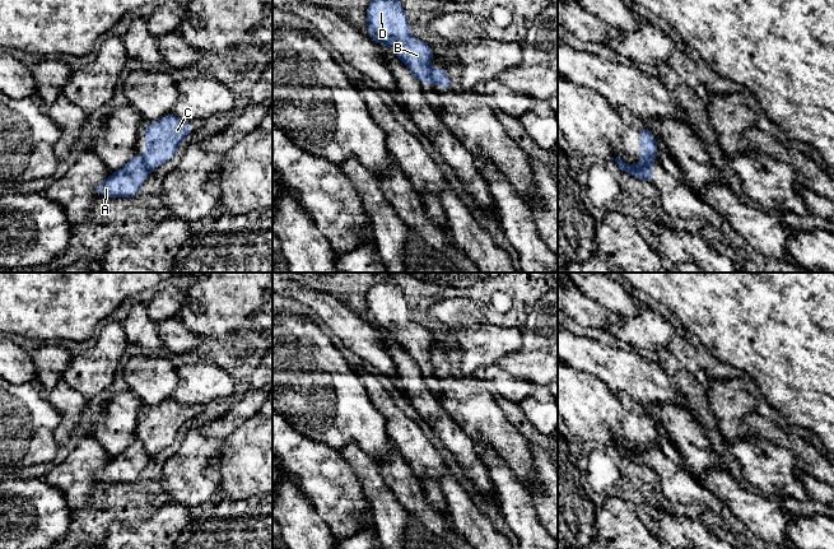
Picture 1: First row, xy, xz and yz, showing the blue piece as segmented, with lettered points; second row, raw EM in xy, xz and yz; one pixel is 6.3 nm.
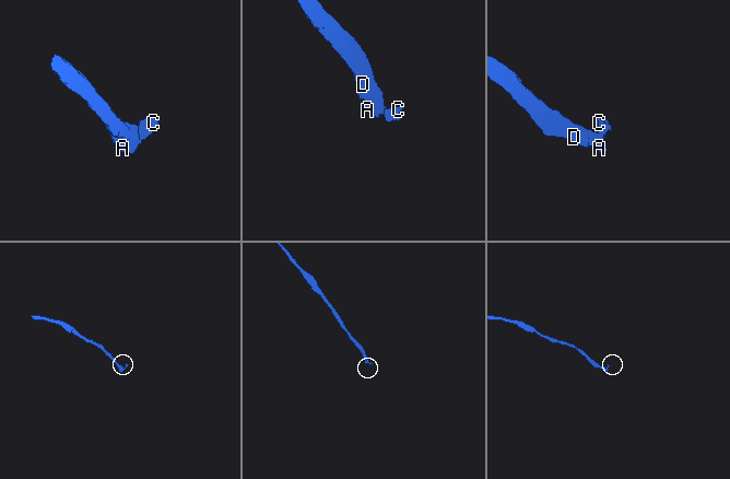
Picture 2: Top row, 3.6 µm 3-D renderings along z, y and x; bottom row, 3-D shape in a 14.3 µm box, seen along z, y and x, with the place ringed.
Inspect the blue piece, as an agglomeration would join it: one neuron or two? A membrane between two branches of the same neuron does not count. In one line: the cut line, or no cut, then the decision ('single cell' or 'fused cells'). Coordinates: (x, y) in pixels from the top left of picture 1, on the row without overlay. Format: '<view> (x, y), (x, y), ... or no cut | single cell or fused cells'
yz (652, 446), (639, 450) | fused cells

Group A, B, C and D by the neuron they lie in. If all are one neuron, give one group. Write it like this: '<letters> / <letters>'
A B D / C

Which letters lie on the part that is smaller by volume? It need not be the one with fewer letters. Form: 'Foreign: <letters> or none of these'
Foreign: C

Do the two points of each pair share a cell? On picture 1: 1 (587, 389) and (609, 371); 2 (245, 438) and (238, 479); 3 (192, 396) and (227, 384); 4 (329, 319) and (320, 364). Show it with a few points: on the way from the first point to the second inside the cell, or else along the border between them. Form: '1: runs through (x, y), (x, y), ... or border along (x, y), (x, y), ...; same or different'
1: border along (572, 367), (597, 376), (616, 395); different
2: runs through (245, 449), (245, 469); same
3: runs through (201, 387), (205, 384), (218, 384); same
4: border along (316, 320), (330, 334); different

